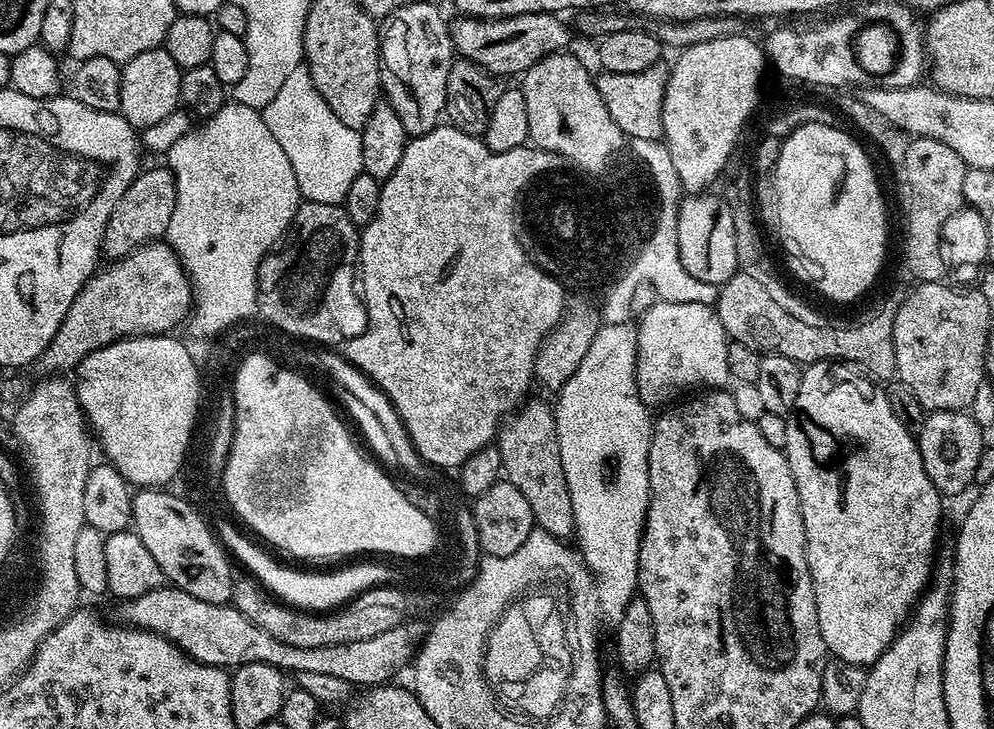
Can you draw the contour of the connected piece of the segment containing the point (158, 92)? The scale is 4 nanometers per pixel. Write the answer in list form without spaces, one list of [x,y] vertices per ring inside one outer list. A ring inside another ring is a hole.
[[[162,46],[151,48],[130,58],[121,67],[120,77],[122,78],[122,98],[119,113],[134,129],[143,130],[154,126],[154,122],[162,122],[166,114],[177,111],[181,107],[182,69]]]

